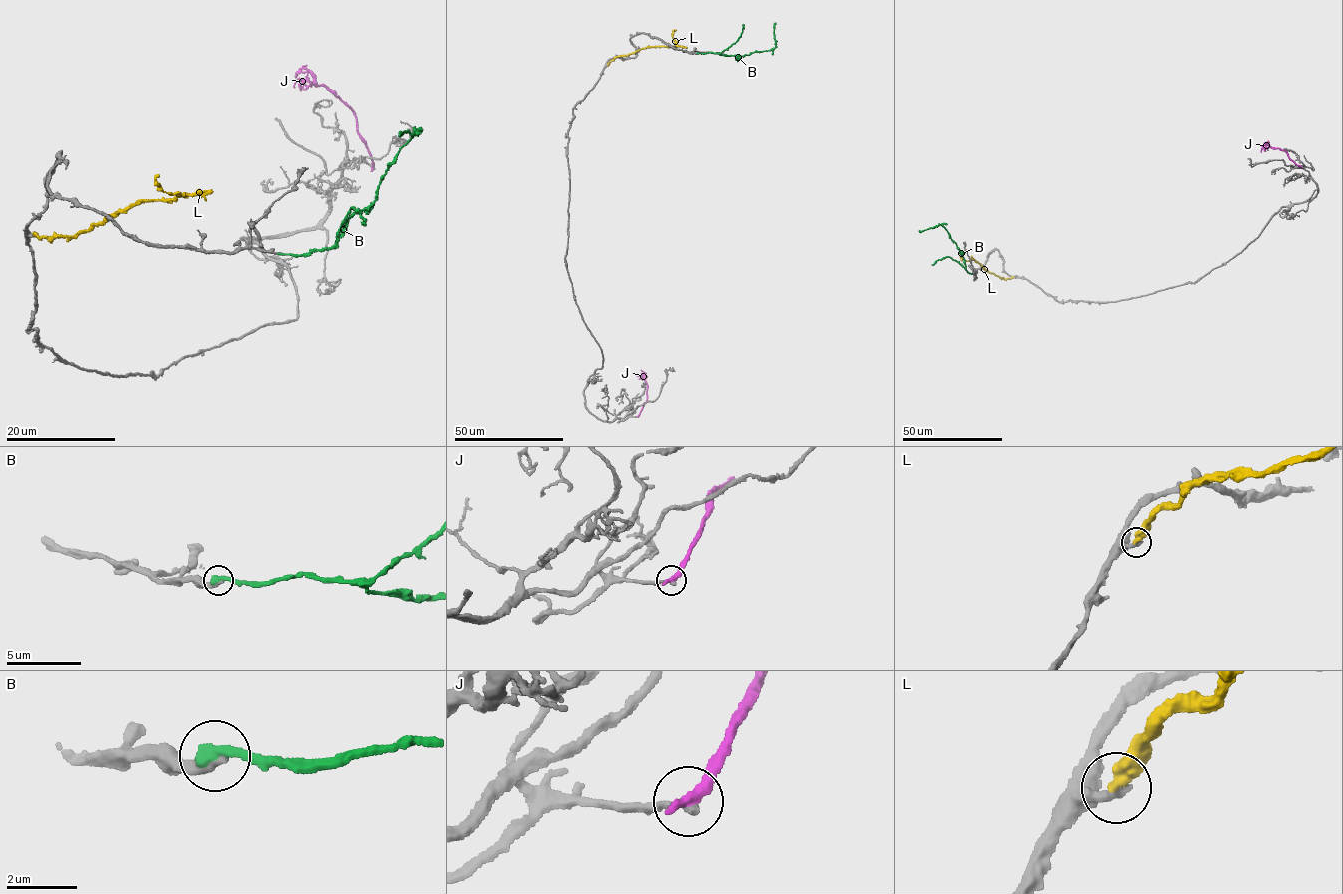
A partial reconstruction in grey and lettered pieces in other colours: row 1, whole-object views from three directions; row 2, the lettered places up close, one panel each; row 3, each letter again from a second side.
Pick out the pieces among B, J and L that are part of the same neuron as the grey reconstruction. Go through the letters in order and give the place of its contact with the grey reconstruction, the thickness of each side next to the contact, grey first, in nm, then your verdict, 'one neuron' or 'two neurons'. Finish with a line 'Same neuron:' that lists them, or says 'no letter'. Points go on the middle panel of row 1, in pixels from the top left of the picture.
B: meets grey at (698, 53); 360 nm thick on the grey side, 380 nm on the other; two neurons
J: meets grey at (638, 416); 240 nm thick on the grey side, 360 nm on the other; two neurons
L: meets grey at (607, 65); 320 nm thick on the grey side, 500 nm on the other; two neurons
Same neuron: no letter

